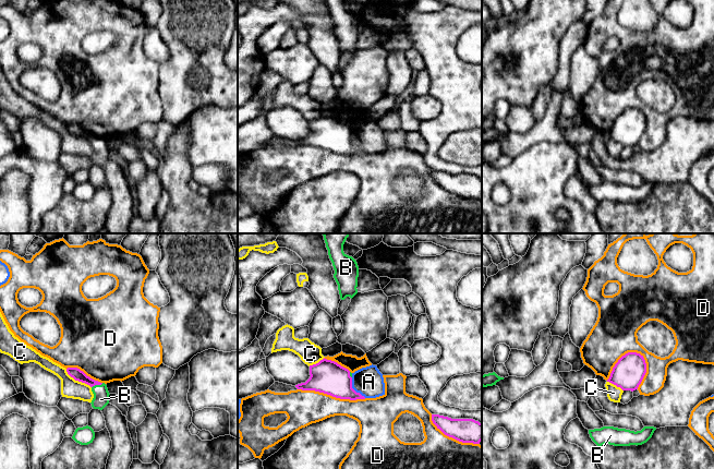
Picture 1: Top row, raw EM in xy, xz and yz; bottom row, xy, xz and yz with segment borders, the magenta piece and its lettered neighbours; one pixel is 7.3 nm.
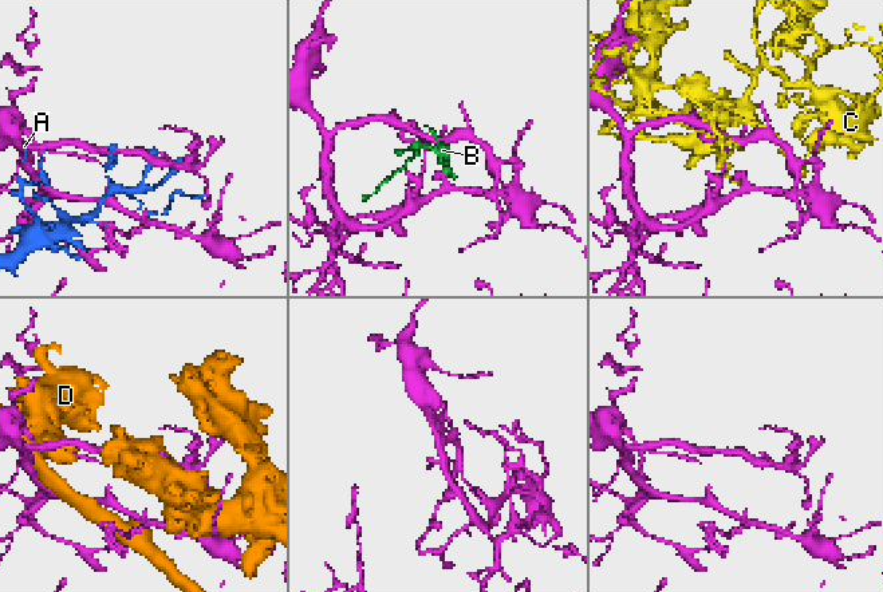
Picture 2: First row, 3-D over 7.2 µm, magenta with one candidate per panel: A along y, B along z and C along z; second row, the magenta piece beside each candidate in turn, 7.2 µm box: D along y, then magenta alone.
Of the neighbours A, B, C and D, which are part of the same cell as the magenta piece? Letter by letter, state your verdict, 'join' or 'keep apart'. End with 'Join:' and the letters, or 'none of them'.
A: keep apart
B: join
C: keep apart
D: keep apart
Join: B

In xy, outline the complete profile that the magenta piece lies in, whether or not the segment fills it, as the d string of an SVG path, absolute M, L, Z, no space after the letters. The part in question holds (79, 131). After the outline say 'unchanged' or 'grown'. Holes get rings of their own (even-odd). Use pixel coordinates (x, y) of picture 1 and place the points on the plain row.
M68 123L66 128L75 136L85 139L92 143L94 154L90 159L94 165L102 166L109 159L110 149L105 139L90 134L77 123Z; grown

